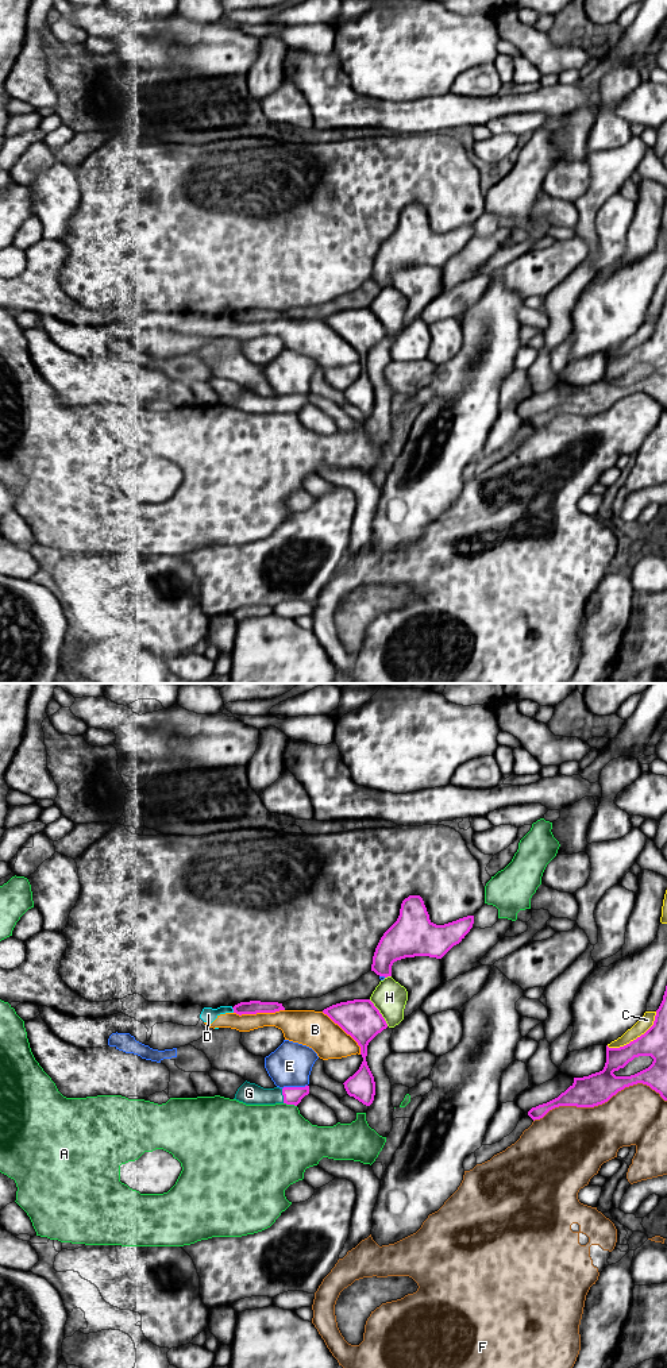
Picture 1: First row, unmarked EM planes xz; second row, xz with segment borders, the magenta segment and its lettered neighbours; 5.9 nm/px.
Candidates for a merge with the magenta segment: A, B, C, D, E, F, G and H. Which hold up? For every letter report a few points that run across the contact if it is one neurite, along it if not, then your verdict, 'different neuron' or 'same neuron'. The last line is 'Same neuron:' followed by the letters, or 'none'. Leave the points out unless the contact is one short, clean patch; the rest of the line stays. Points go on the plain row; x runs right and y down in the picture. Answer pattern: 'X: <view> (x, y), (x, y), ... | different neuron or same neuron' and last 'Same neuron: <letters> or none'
A: different neuron
B: different neuron
C: different neuron
D: xz (231, 316), (234, 320) | different neuron
E: different neuron
F: different neuron
G: same neuron
H: different neuron
Same neuron: G

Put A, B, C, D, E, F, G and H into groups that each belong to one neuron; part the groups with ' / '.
A / B D / C / E / F / G / H

